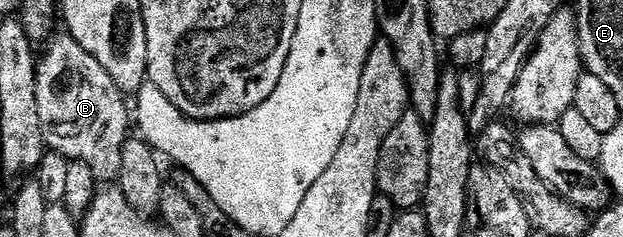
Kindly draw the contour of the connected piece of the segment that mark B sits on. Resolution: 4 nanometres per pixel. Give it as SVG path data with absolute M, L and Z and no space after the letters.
M66 33L60 35L45 44L46 52L43 55L41 52L36 63L36 105L40 109L42 136L49 150L58 151L71 161L87 163L99 181L106 185L113 184L120 173L122 150L132 131L131 108L130 111L126 108L122 100L125 99L124 92L118 88L116 81L112 81L112 77L108 77L108 69L104 69L104 65L100 65L100 61L96 61L96 57L92 57L84 45L80 45L80 41Z

